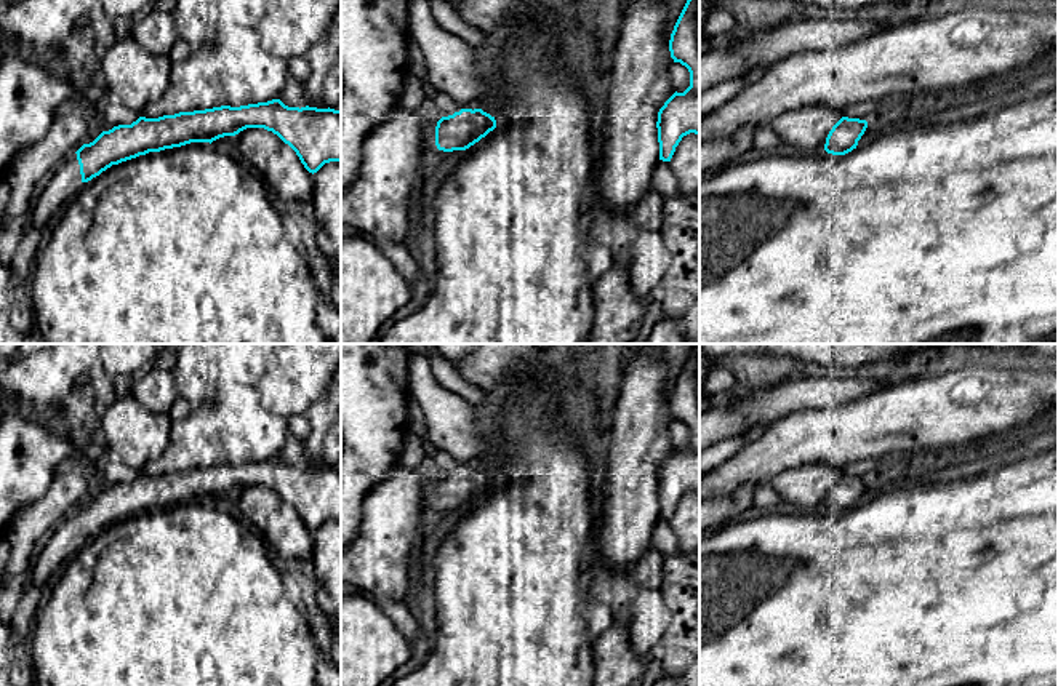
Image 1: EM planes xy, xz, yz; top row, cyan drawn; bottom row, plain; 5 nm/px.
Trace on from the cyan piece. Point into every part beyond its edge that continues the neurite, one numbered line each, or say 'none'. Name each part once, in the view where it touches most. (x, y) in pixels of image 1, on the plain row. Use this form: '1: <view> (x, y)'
1: xy (58, 547)

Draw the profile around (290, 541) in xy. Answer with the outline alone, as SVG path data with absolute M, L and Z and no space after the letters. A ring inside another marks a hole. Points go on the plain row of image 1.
M246 486L234 496L243 521L264 536L282 566L314 560L314 532L277 493L264 486Z

